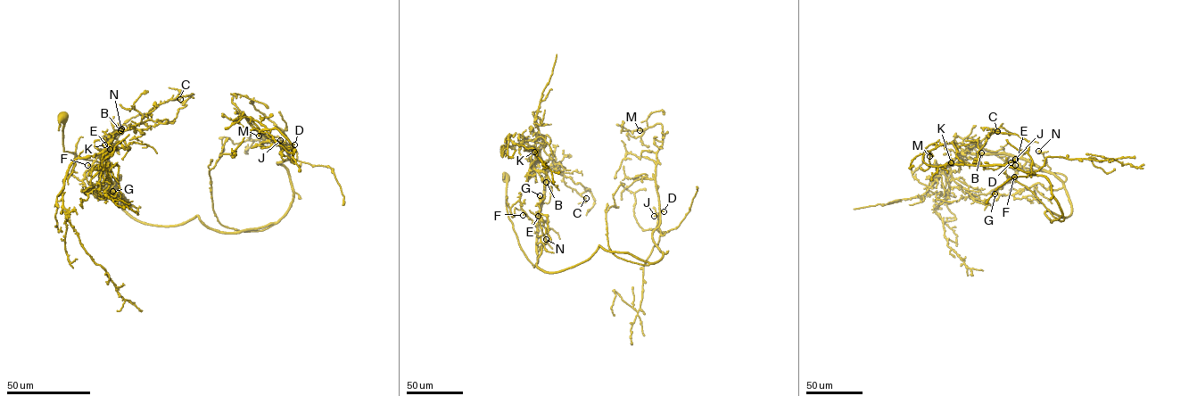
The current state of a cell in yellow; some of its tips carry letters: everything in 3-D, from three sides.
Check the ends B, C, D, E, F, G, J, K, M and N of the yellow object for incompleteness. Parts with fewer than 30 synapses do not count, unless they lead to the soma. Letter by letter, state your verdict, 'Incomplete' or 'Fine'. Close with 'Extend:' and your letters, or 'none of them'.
B: Fine
C: Fine
D: Incomplete
E: Fine
F: Fine
G: Fine
J: Fine
K: Fine
M: Fine
N: Fine
Extend: D

